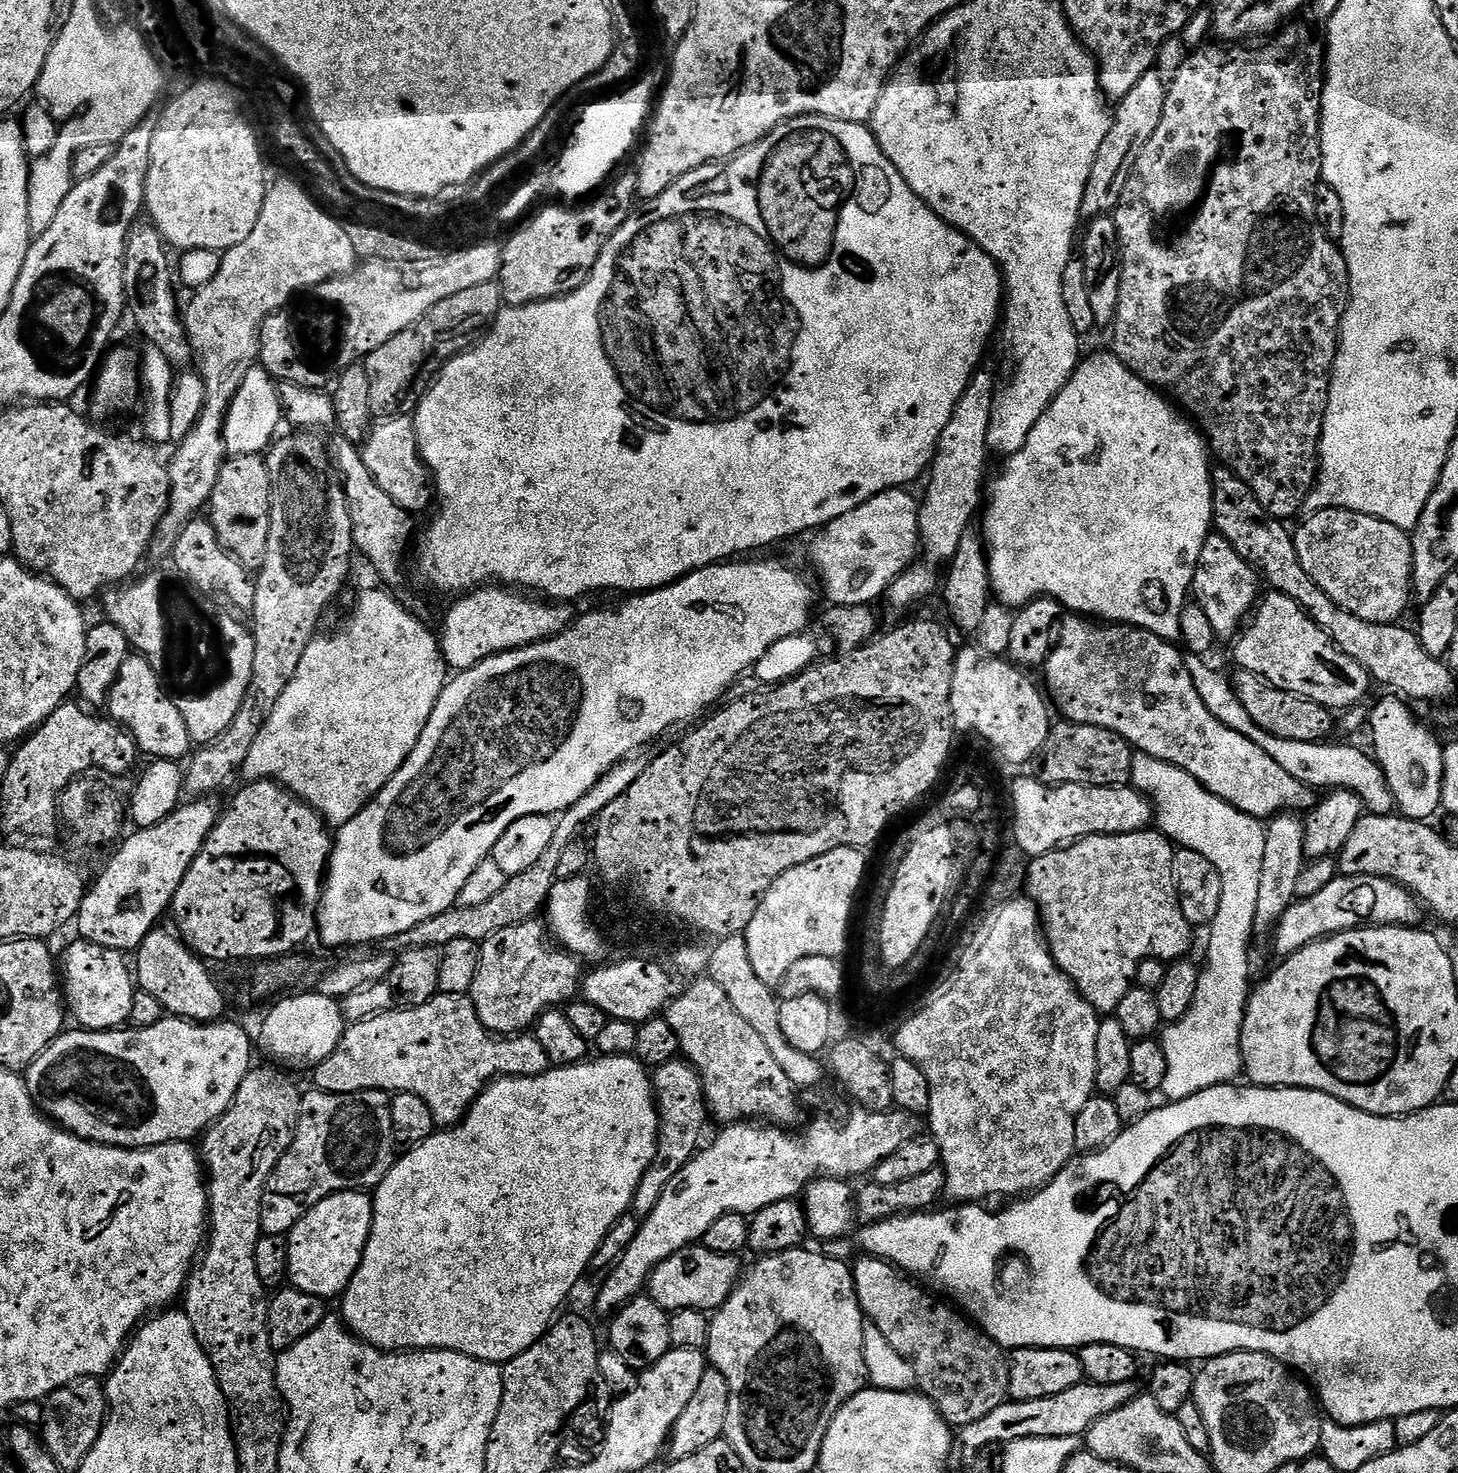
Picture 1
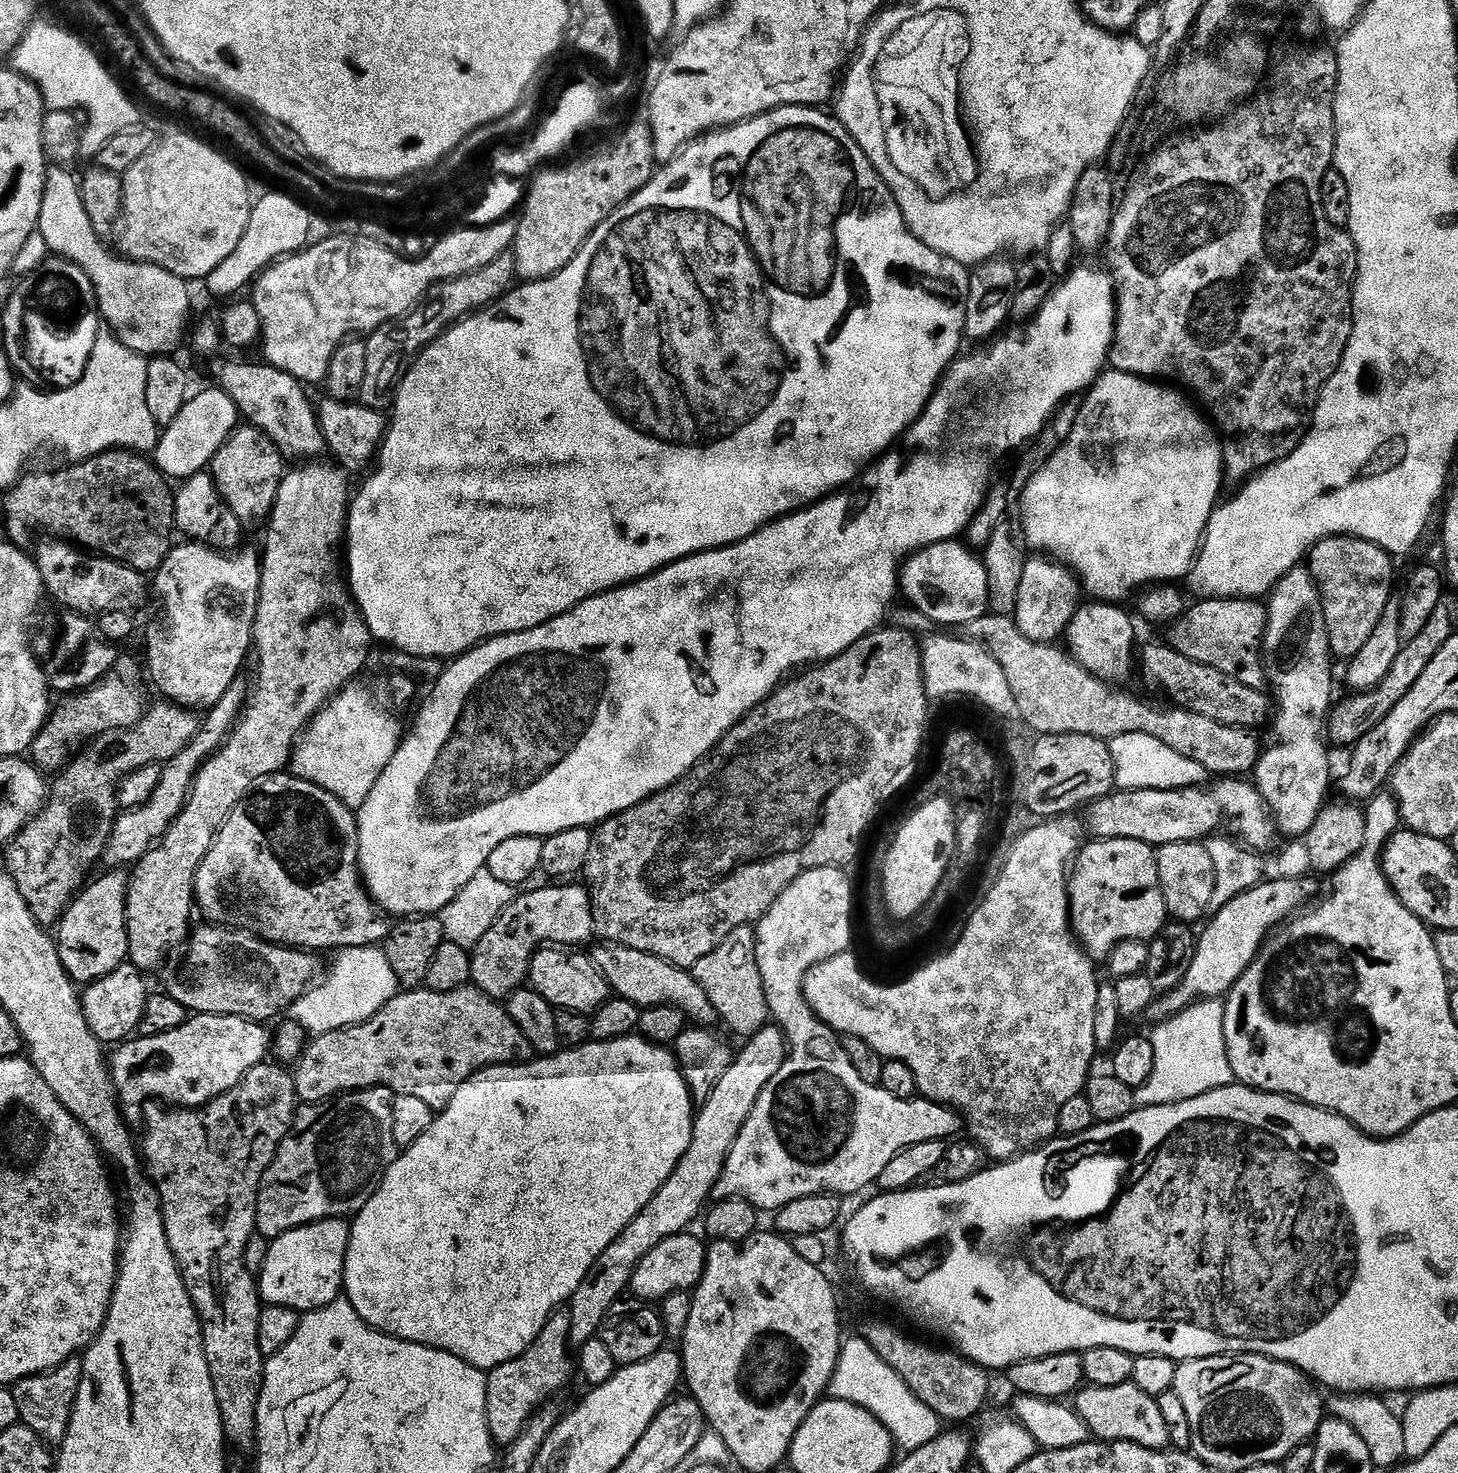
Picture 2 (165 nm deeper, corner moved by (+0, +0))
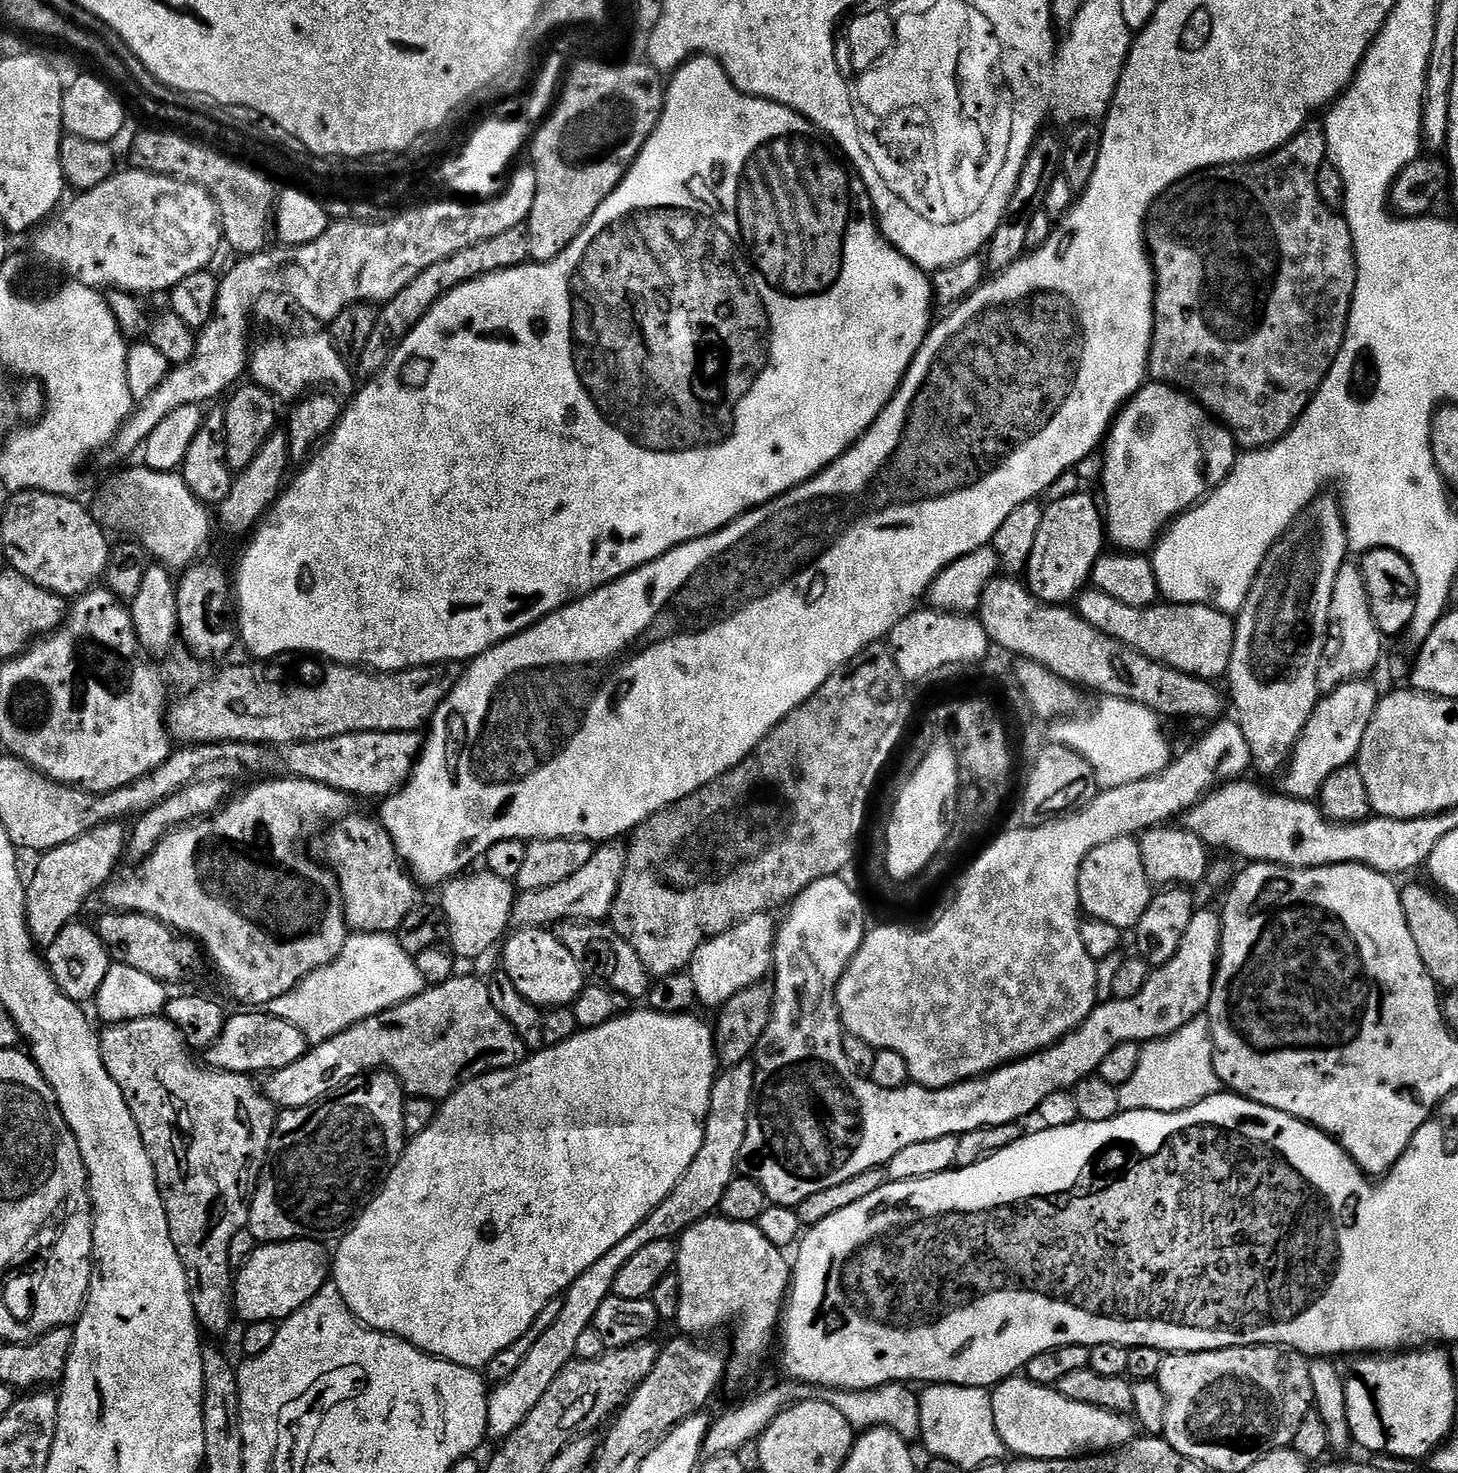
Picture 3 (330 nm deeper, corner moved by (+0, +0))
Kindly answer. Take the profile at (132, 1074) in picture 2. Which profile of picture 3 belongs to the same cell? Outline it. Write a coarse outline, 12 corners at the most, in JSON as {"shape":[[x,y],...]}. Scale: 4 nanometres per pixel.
{"shape":[[264,1010],[229,1015],[207,1049],[221,1072],[268,1074],[306,1053],[304,1035]]}

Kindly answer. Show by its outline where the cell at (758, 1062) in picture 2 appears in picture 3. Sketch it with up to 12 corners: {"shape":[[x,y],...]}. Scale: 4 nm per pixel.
{"shape":[[751,1059],[710,1094],[702,1150],[674,1190],[564,1293],[558,1322],[488,1394],[504,1441],[575,1357],[618,1270],[719,1209],[736,1179]]}

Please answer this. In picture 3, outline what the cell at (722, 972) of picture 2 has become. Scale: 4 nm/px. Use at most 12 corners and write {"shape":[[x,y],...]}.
{"shape":[[759,912],[698,946],[686,971],[719,1010],[773,971]]}

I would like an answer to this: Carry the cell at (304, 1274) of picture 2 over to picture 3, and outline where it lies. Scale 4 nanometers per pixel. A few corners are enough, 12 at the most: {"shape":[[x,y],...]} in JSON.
{"shape":[[319,1240],[260,1244],[234,1276],[245,1325],[283,1322],[330,1280]]}

